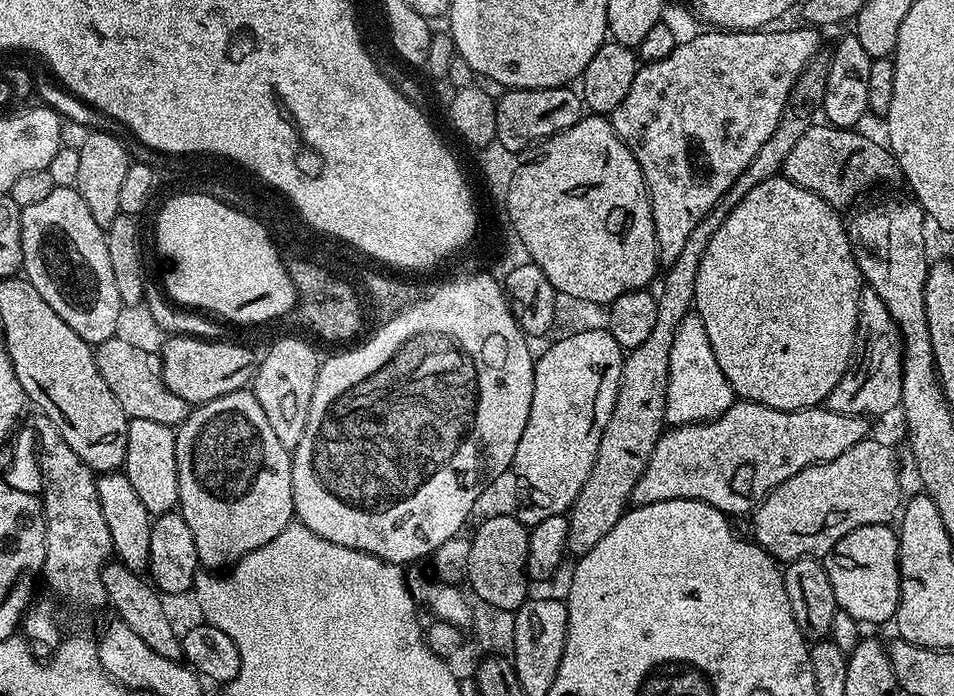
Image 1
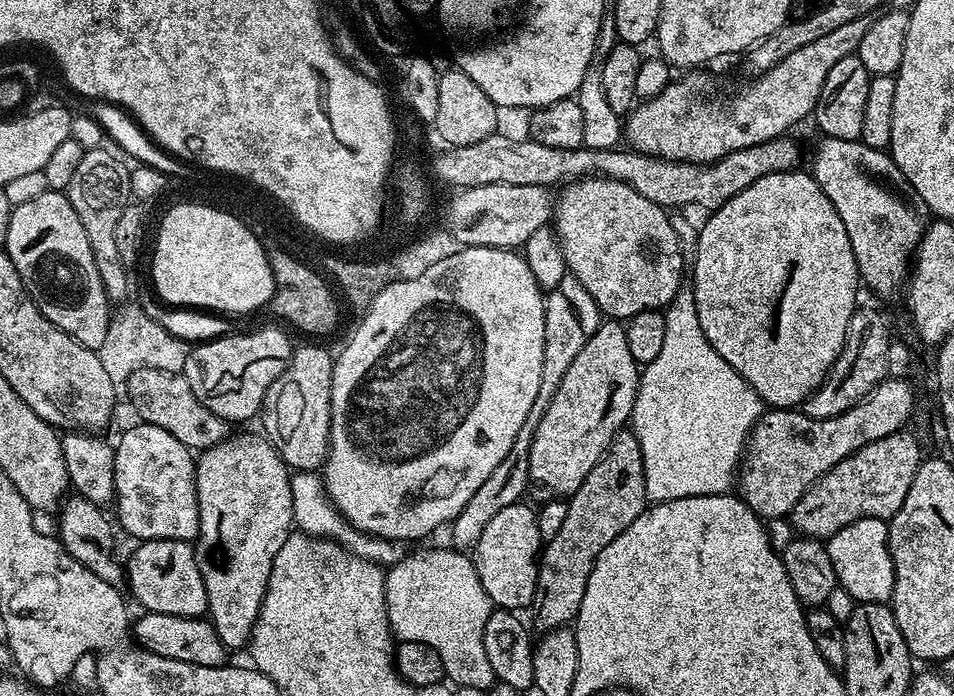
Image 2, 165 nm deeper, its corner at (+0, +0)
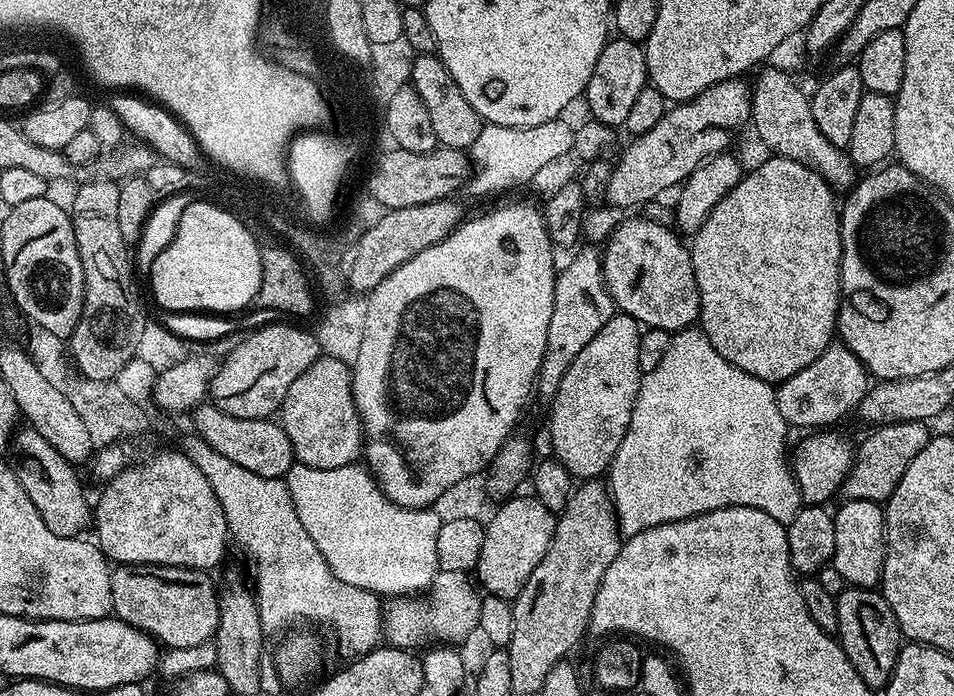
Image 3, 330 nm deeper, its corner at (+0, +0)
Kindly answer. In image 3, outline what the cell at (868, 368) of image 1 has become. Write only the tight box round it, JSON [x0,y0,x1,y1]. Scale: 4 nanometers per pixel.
[775,342,869,430]

